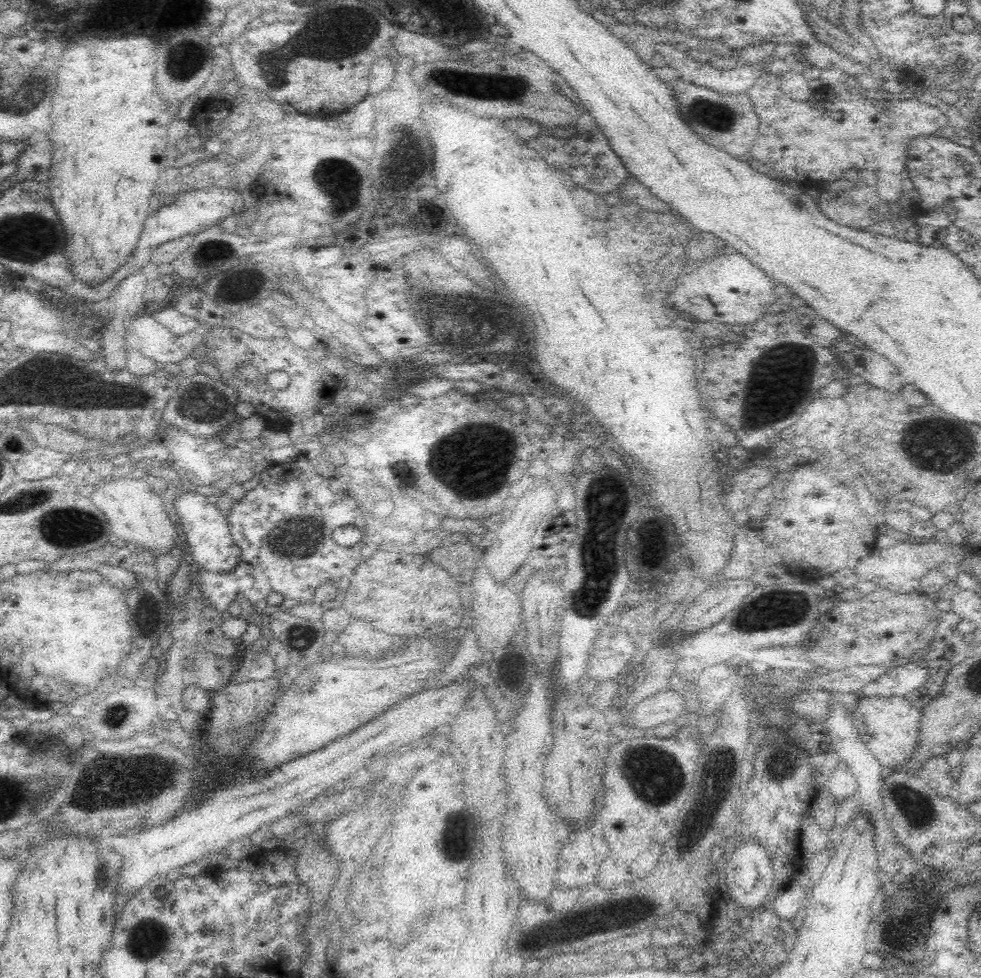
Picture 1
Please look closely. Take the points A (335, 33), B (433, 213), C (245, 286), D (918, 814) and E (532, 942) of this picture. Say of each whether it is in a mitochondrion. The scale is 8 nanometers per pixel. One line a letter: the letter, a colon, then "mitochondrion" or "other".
A: mitochondrion
B: other
C: mitochondrion
D: mitochondrion
E: other

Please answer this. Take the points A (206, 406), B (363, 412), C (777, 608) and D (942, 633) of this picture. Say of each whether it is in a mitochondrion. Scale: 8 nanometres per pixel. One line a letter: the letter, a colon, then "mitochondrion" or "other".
A: mitochondrion
B: other
C: mitochondrion
D: other

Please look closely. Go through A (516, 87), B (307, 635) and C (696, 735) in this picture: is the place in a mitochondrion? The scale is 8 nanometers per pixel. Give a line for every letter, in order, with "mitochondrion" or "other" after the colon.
A: mitochondrion
B: other
C: other

